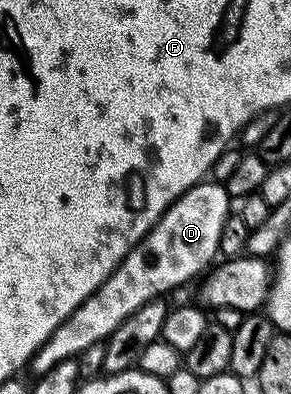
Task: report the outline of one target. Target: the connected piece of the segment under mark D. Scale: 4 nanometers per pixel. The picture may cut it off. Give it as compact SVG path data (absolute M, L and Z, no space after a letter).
M212 179L201 181L177 197L155 227L129 251L126 259L122 259L112 277L106 279L106 283L102 283L102 287L98 287L98 291L82 303L82 307L73 311L32 356L30 368L33 374L45 373L58 367L58 363L79 358L87 349L94 347L94 343L107 342L108 336L127 317L134 315L138 307L163 298L168 295L164 293L186 284L191 277L199 278L217 260L223 227L230 216L228 203L228 190L223 184L215 185Z

